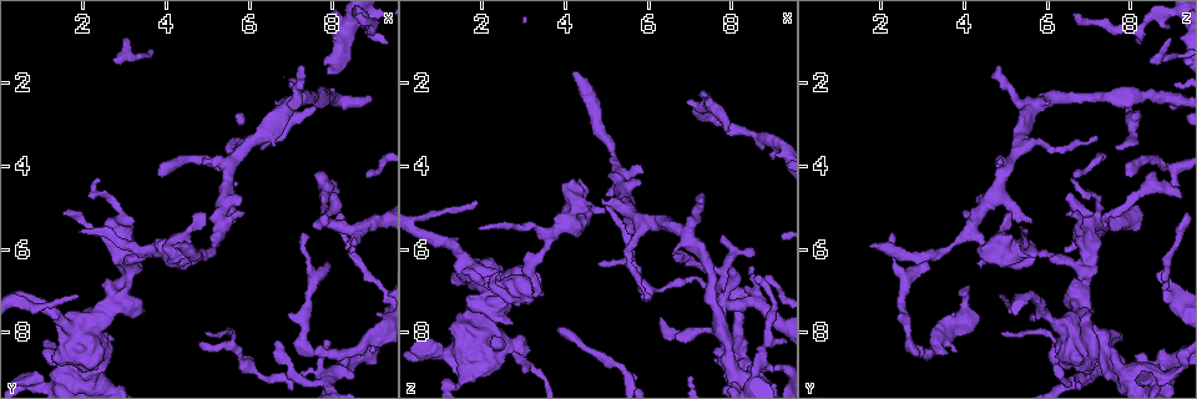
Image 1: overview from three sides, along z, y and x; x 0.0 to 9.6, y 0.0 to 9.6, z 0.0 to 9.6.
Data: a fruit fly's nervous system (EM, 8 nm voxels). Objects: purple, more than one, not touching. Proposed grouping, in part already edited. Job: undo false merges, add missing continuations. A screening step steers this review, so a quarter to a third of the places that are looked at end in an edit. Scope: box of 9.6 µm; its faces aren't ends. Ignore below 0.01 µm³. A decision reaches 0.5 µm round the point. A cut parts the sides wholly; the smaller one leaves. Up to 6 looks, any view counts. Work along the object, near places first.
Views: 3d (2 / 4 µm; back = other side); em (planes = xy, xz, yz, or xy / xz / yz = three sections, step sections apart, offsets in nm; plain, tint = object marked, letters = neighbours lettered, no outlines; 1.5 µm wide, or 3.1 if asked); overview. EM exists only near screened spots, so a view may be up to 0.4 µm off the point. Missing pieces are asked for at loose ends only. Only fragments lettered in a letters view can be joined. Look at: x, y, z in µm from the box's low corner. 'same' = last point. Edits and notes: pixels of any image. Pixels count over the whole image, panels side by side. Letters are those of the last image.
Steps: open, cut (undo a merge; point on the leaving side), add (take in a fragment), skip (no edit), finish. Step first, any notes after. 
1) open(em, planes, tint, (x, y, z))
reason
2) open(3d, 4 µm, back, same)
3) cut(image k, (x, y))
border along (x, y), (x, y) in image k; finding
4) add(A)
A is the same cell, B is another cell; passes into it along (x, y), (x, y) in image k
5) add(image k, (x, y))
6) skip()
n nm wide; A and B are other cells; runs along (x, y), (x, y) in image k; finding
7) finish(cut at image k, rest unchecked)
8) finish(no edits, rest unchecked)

open(3d, 4 µm, (3.85, 4.20, 7.90))

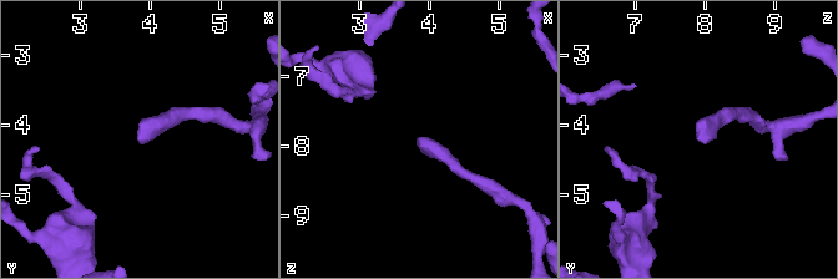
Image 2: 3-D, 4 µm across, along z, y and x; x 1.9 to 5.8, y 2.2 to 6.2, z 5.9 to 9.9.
open(em, xy, step 8, tint, (3.85, 4.15, 7.85))

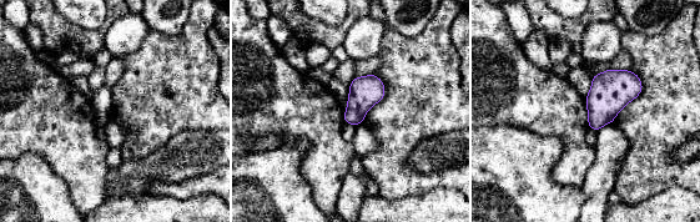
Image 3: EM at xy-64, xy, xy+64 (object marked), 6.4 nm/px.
open(em, planes, letters, same)
another direction

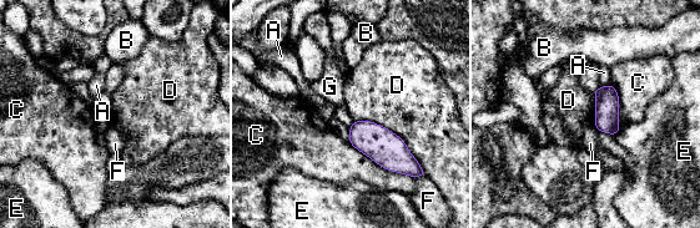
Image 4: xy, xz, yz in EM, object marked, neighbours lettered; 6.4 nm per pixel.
skip()
A, B, C, D, E, F and G are other cells; border along (353, 120), (393, 131), (421, 166) in image 4; no lettered fragment goes on from it

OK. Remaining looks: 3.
open(3d, 2 µm, (4.70, 5.45, 4.95))

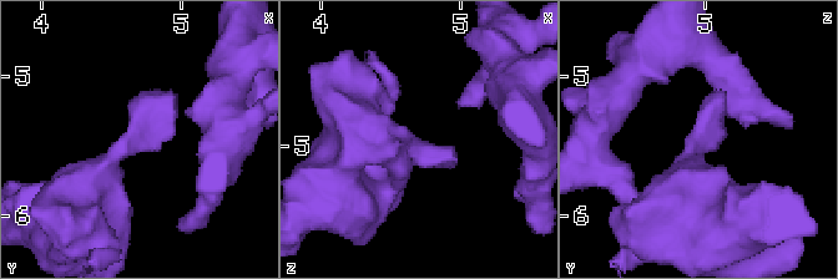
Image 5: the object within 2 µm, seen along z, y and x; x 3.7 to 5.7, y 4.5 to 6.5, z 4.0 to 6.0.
open(em, yz, step 8, tint, (4.74, 5.40, 5.02))
need the tissue

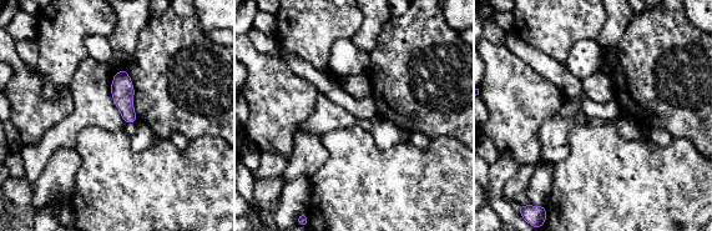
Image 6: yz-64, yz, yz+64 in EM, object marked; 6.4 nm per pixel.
open(em, xy, step 8, letters, same)
another direction

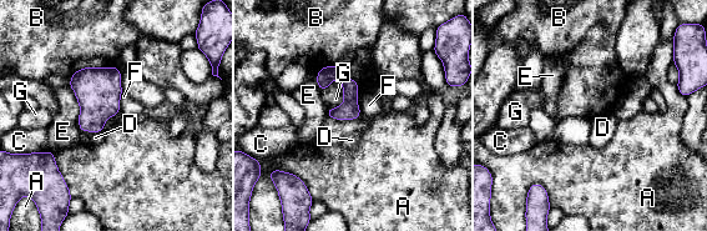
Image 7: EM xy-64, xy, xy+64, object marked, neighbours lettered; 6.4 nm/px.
skip()
A, B, C, D, E, F and G are other cells; border along (115, 65), (82, 66), (71, 75) in image 7; one neuron here

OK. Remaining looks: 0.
finish(no edits, rest unchecked)

